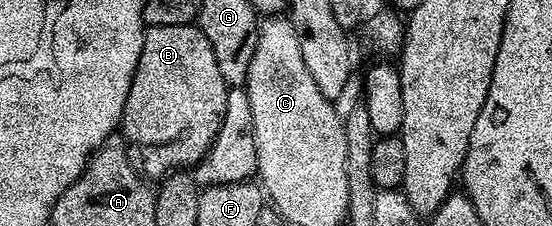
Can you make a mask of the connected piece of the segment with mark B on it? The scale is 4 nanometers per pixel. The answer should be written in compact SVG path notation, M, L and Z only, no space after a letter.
M148 26L119 126L120 132L125 132L124 140L141 152L140 168L150 178L161 179L204 159L221 126L229 90L223 75L219 75L215 51L211 51L211 43L200 27Z

